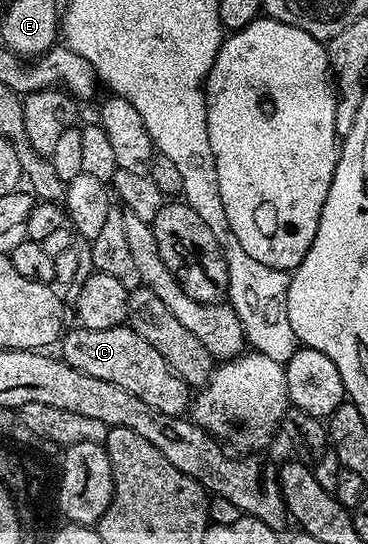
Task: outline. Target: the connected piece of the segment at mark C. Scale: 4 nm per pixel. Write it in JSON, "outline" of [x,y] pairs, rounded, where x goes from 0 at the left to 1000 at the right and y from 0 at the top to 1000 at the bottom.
{"outline":[[[342,597],[307,605],[207,599],[201,607],[185,607],[166,625],[171,665],[242,693],[264,693],[264,700],[296,700],[307,708],[329,708],[329,715],[351,715],[361,730],[389,733],[394,744],[438,759],[478,767],[511,761],[524,741],[522,713],[465,676],[459,664],[361,603]]]}

